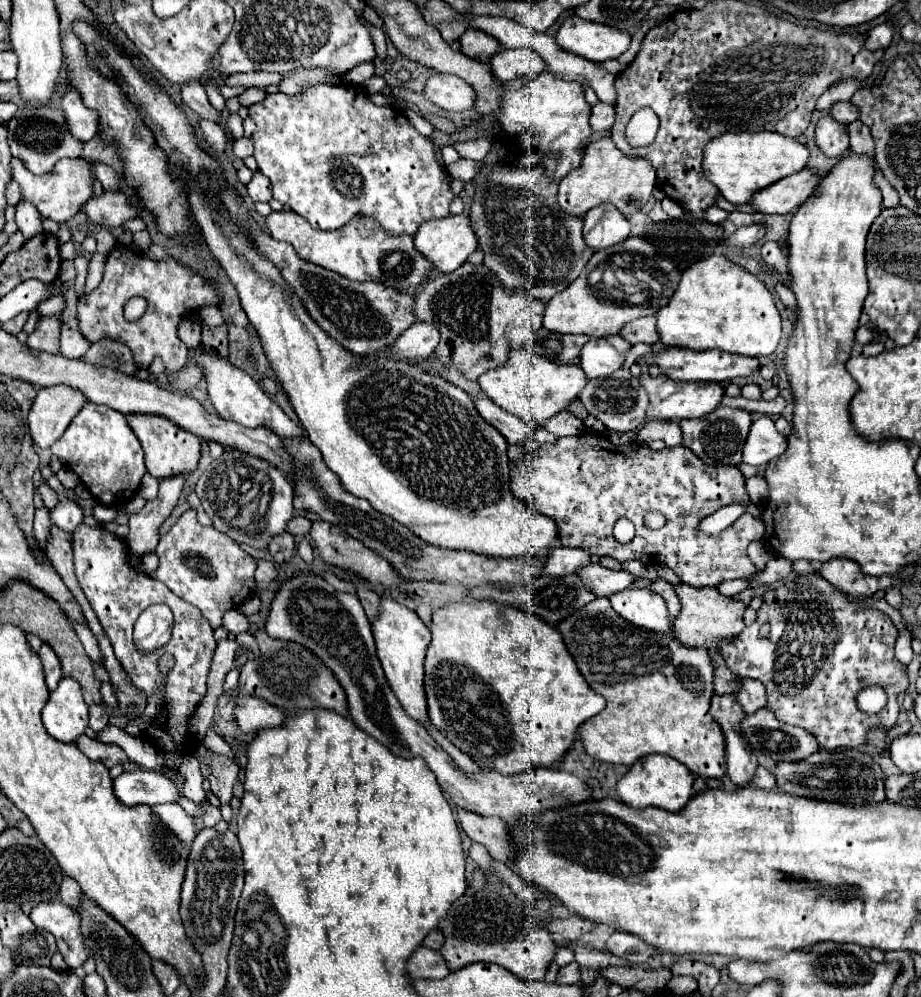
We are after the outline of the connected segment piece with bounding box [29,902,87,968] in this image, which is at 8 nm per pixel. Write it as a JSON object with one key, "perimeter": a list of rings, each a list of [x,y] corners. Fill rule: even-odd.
{"perimeter":[[[45,902],[33,906],[29,918],[37,928],[51,932],[57,940],[57,950],[63,954],[69,968],[77,968],[87,960],[87,952],[81,940],[79,916],[63,902]]]}

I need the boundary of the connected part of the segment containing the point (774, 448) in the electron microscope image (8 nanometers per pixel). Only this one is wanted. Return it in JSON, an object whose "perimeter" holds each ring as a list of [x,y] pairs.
{"perimeter":[[[763,416],[751,424],[747,442],[743,446],[743,462],[751,466],[769,464],[787,450],[787,438],[775,430],[769,416]]]}

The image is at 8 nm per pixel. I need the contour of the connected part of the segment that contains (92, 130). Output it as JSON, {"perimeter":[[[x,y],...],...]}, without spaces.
{"perimeter":[[[75,90],[65,92],[61,98],[61,110],[69,132],[77,136],[77,140],[87,142],[97,136],[97,114],[83,106],[81,96]]]}

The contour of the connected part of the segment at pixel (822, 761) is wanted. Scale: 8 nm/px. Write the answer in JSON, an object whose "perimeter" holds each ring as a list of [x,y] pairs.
{"perimeter":[[[819,750],[805,760],[797,760],[797,764],[781,762],[775,764],[773,776],[777,780],[777,788],[781,792],[805,796],[811,800],[825,800],[825,802],[839,802],[839,804],[881,804],[885,800],[883,792],[883,772],[877,760],[861,750]]]}

